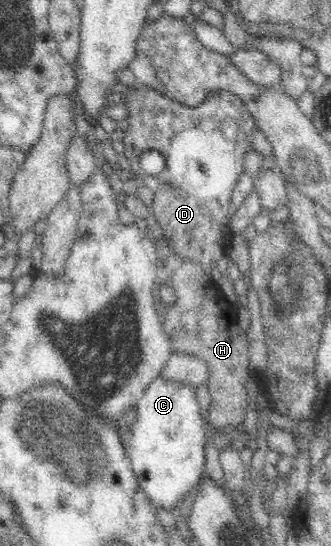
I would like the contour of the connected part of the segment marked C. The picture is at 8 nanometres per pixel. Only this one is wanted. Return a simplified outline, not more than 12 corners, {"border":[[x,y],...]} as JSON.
{"border":[[157,376],[134,405],[127,456],[156,511],[201,481],[195,387]]}

